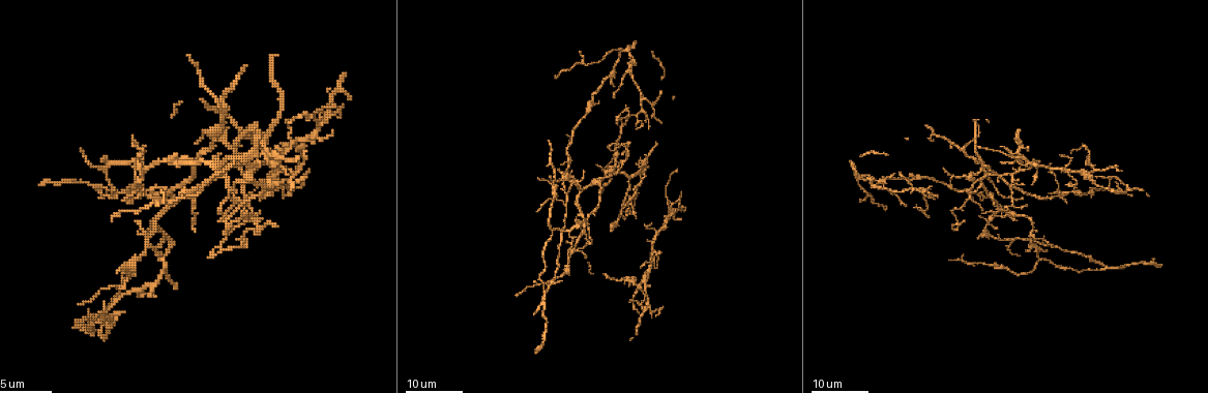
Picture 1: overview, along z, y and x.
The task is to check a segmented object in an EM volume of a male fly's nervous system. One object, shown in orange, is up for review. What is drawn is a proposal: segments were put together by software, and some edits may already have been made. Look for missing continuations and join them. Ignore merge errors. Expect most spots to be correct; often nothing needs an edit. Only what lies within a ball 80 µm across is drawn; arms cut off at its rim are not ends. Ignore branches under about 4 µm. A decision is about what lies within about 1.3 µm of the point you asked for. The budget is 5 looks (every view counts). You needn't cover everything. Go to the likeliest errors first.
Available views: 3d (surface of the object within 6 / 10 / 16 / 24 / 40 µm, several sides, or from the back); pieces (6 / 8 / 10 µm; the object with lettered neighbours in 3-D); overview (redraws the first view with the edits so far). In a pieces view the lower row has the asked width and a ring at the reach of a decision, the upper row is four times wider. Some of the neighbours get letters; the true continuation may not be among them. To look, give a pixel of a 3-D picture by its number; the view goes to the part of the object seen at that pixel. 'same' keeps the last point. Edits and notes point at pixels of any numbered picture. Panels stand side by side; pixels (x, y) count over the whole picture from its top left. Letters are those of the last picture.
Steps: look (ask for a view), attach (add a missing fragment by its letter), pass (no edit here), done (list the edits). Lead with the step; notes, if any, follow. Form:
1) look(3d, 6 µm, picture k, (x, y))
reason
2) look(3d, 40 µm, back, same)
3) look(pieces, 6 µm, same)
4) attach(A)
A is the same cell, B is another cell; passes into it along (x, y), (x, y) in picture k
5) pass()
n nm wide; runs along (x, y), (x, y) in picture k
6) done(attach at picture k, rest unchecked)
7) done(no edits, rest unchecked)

look(3d, 24 µm, picture 1, (654, 141))
an open end

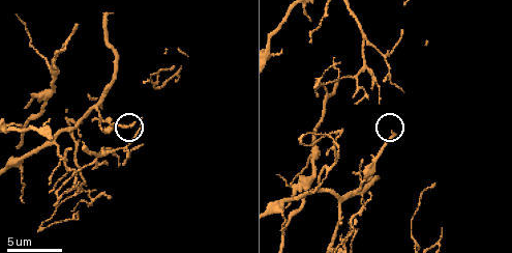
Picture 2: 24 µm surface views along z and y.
look(3d, 10 µm, picture 2, (391, 132))

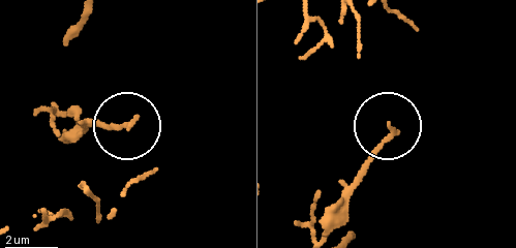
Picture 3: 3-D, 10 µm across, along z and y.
look(pieces, 6 µm, picture 3, (389, 123))

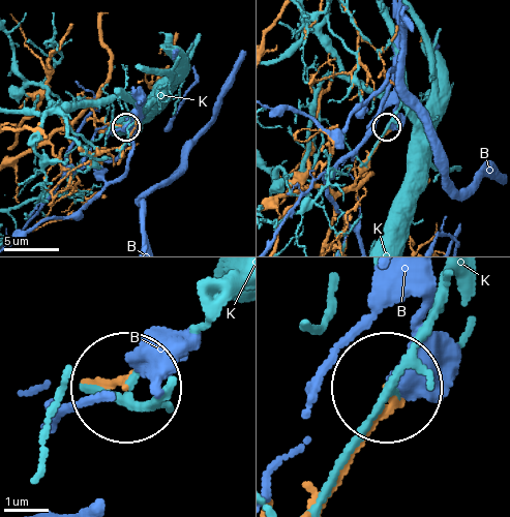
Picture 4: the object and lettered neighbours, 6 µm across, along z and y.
pass()
180 nm wide; B and K are other cells; none of them fits

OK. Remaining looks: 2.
look(3d, 16 µm, picture 1, (149, 295))
thin end

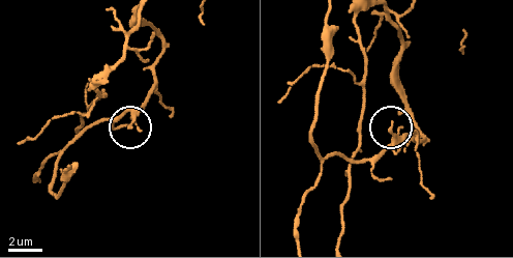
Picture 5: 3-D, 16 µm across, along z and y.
look(pieces, 6 µm, picture 5, (392, 121))
see the neighbours

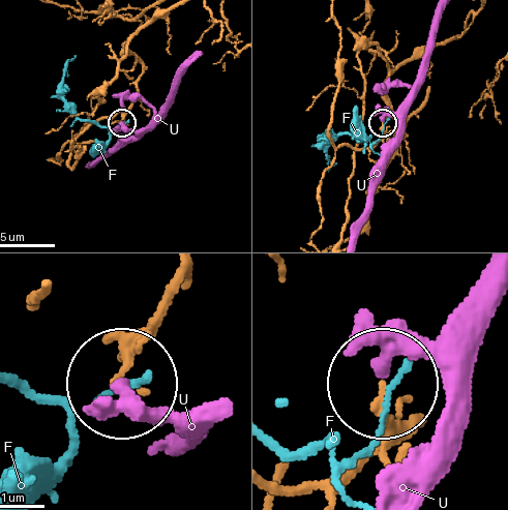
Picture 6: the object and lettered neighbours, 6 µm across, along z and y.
pass()
F and U are other cells; no lettered fragment goes on from it

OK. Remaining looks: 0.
done(no edits, rest unchecked)

